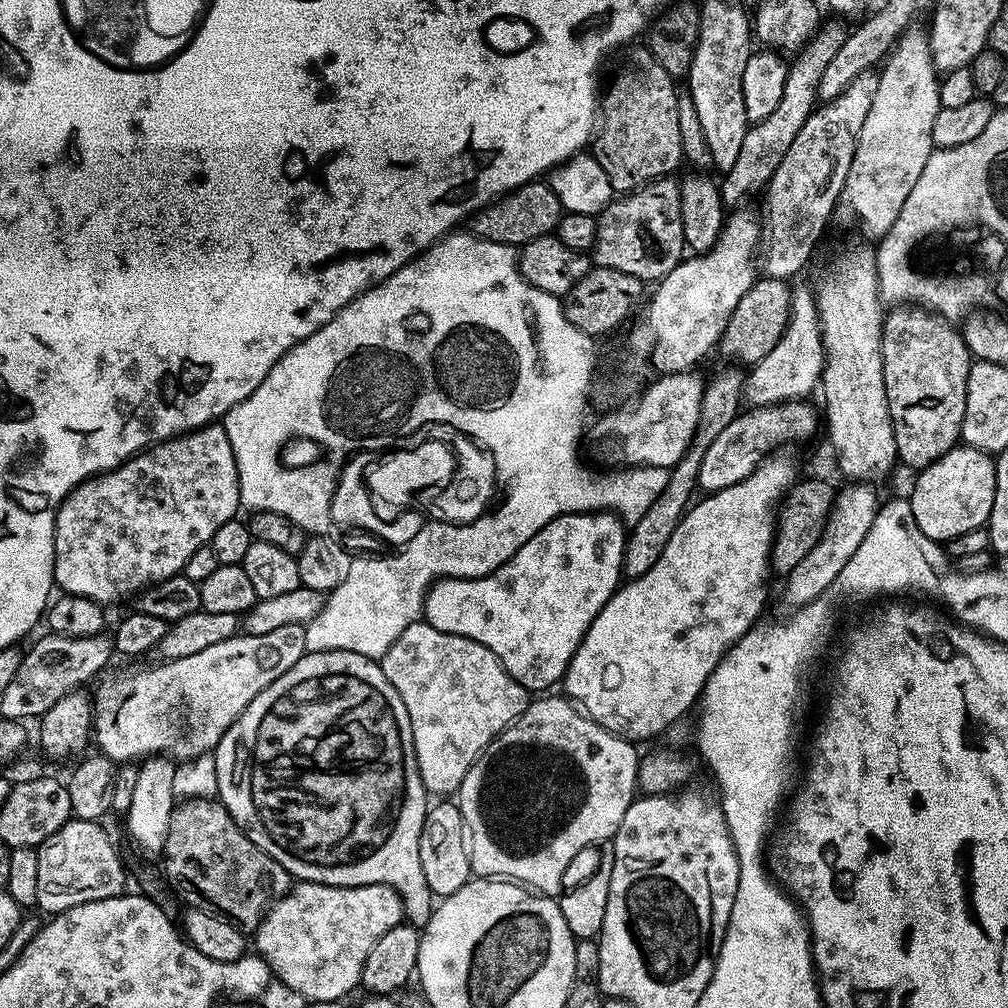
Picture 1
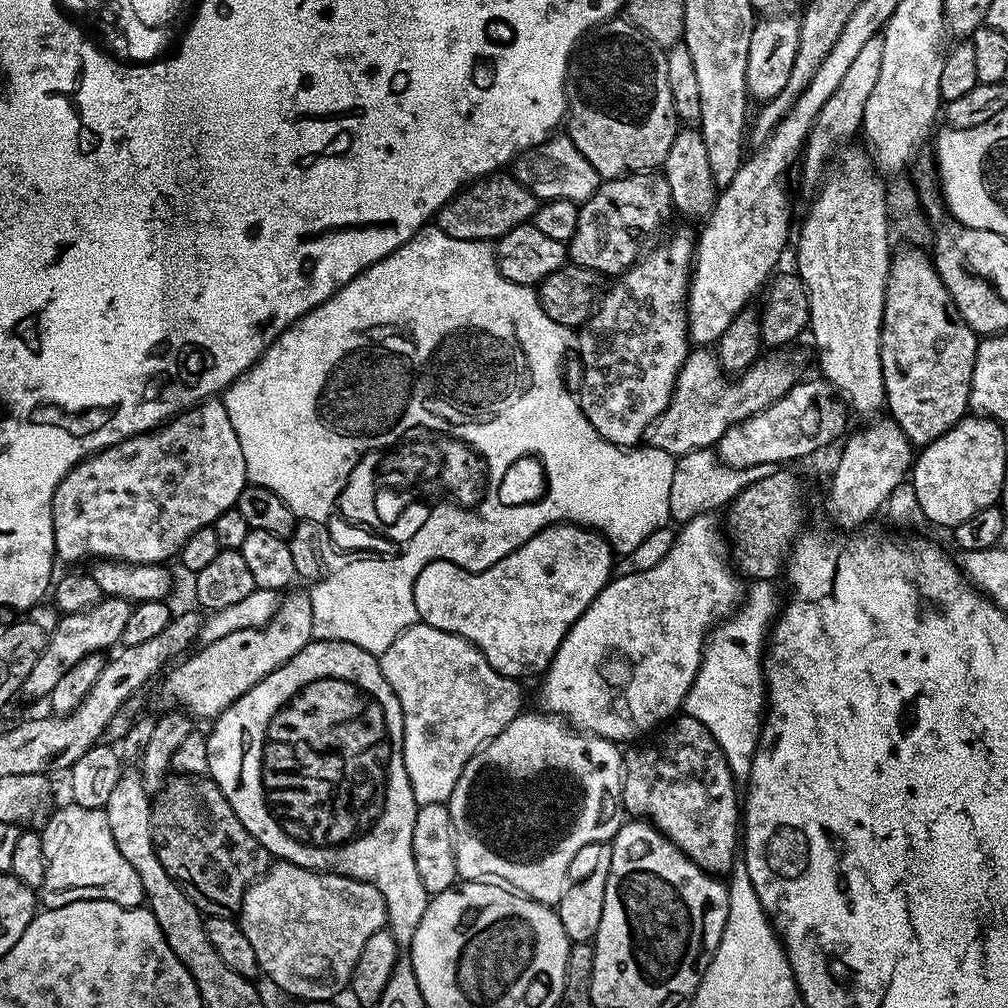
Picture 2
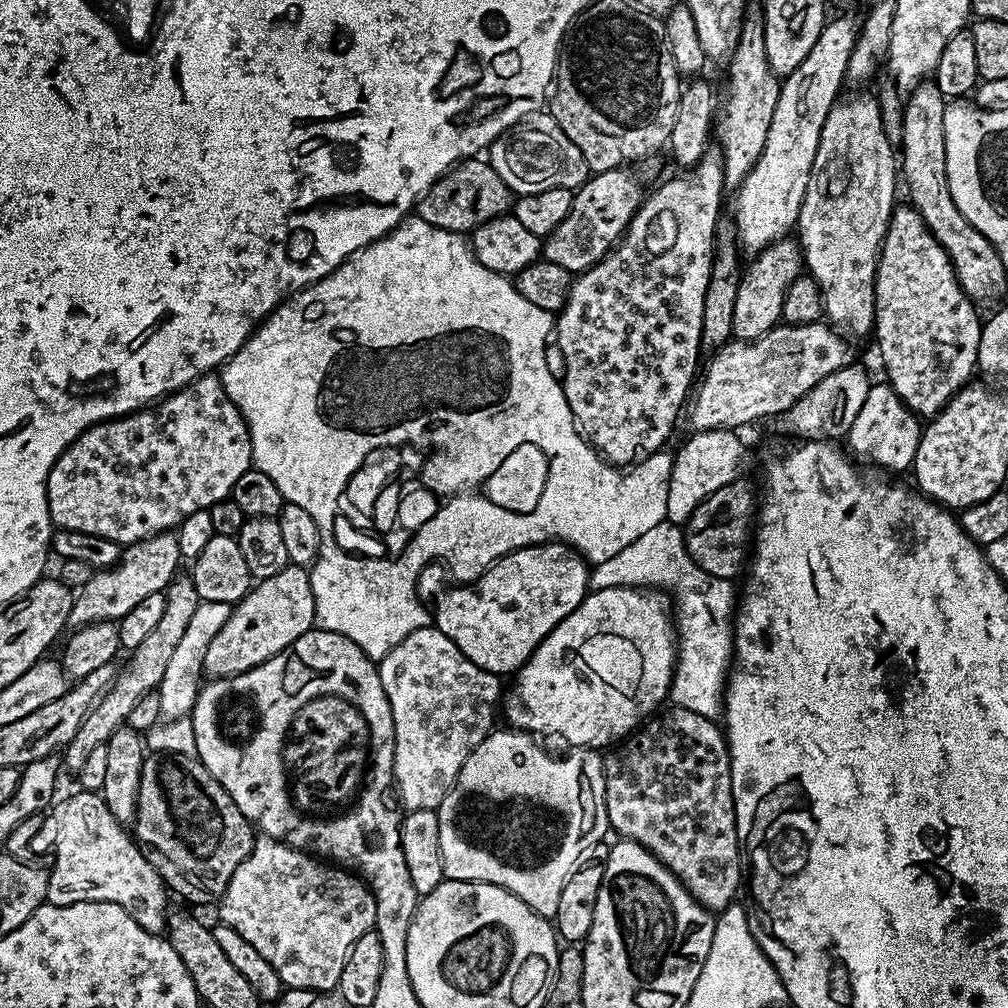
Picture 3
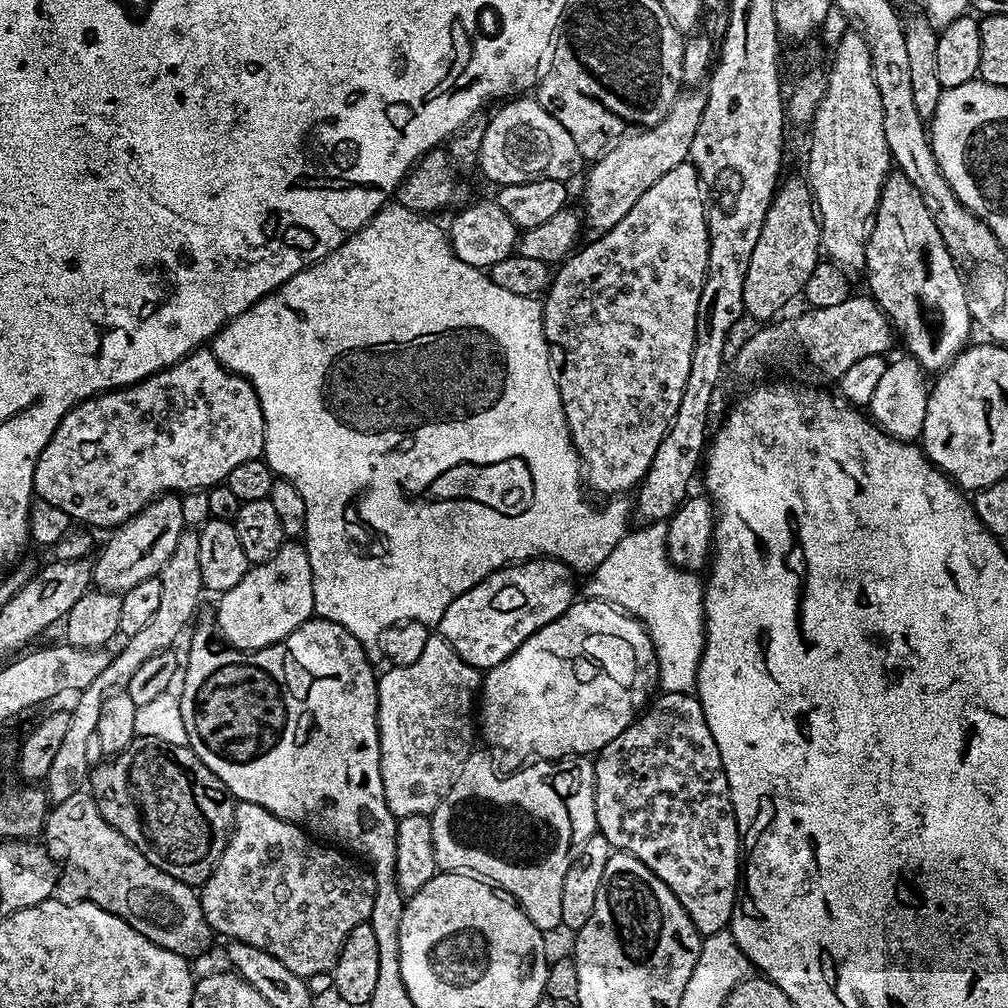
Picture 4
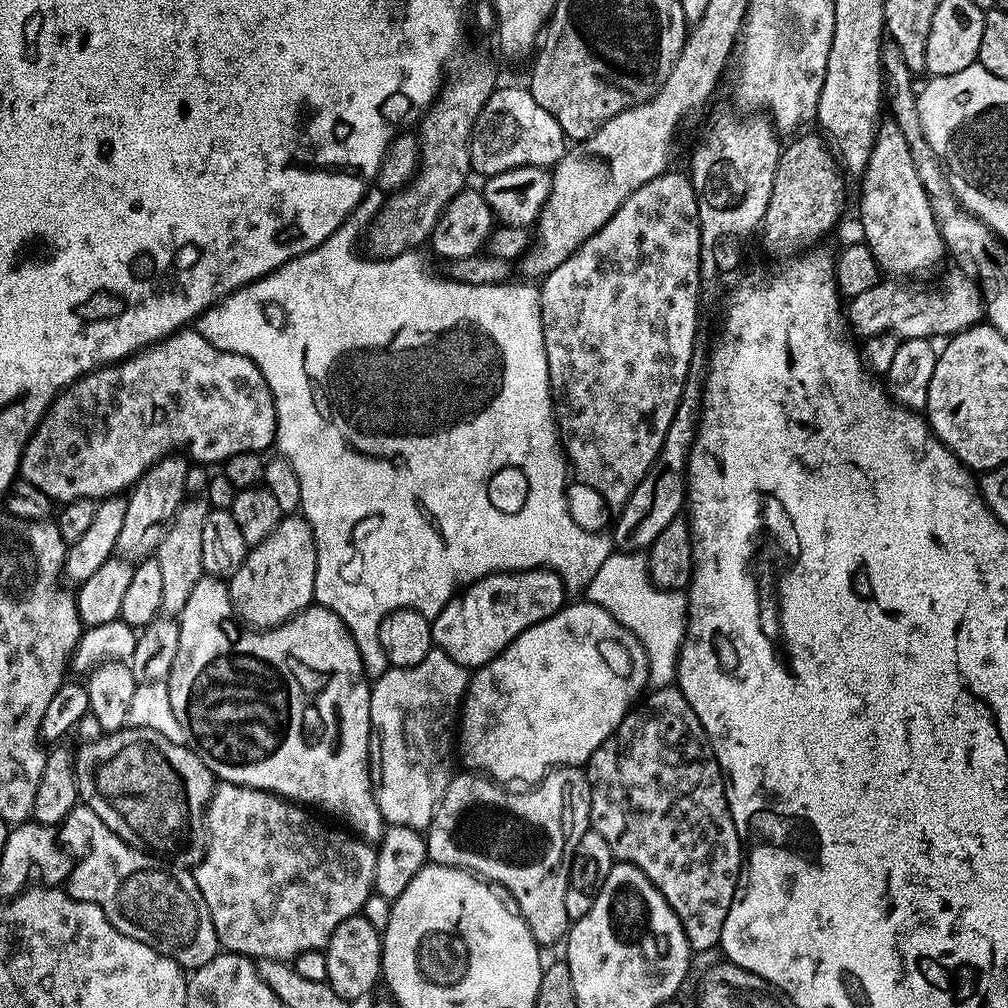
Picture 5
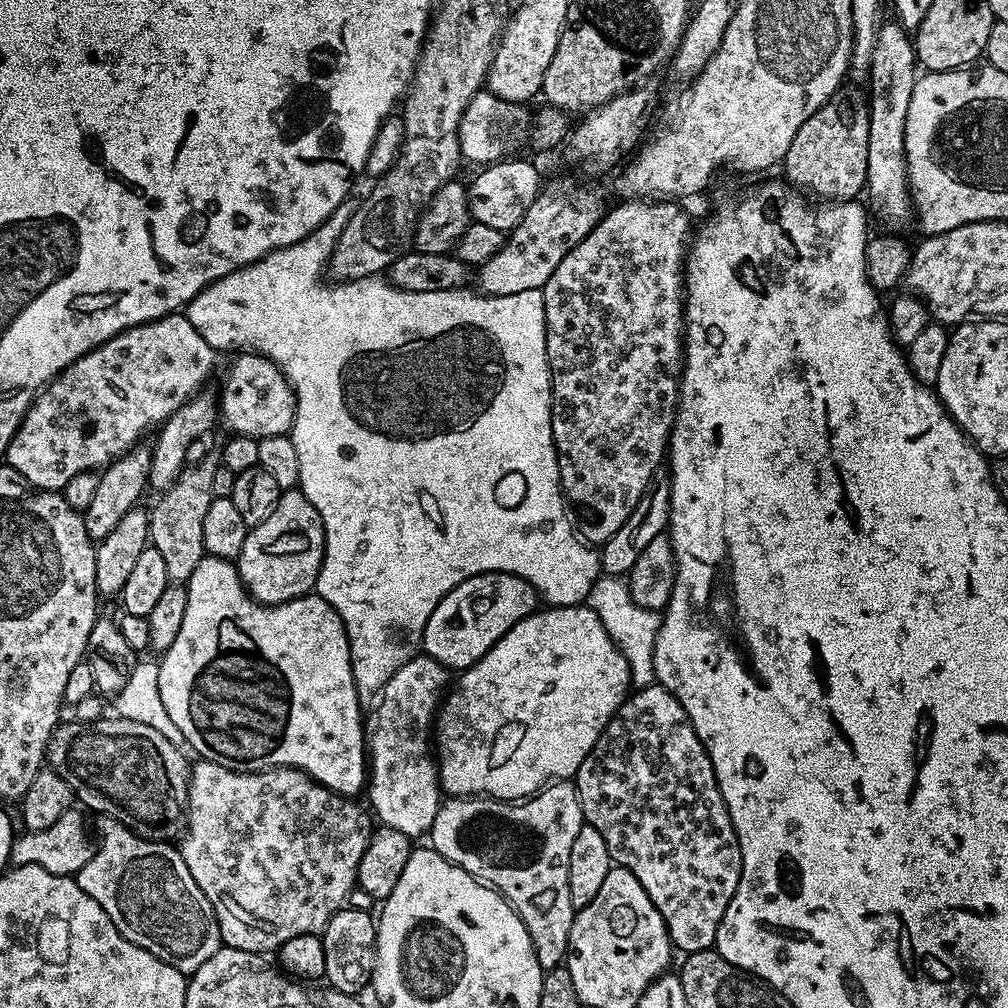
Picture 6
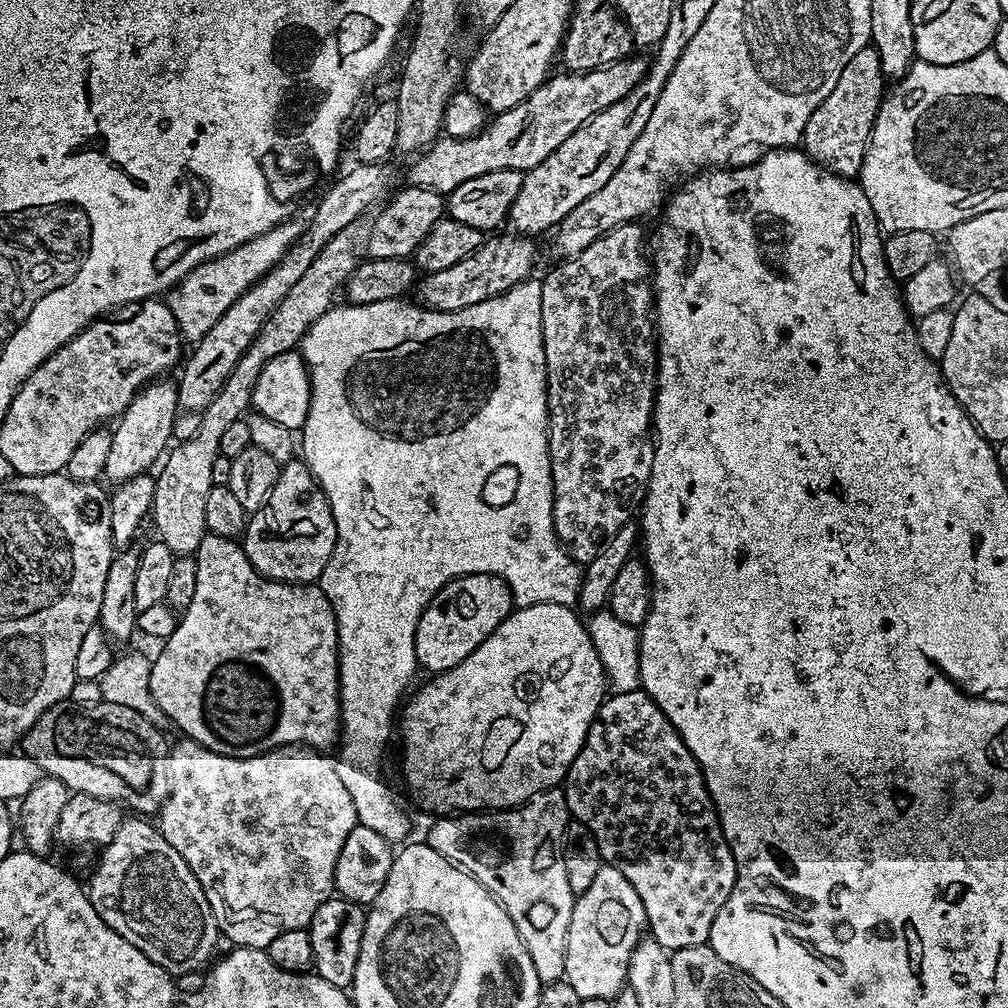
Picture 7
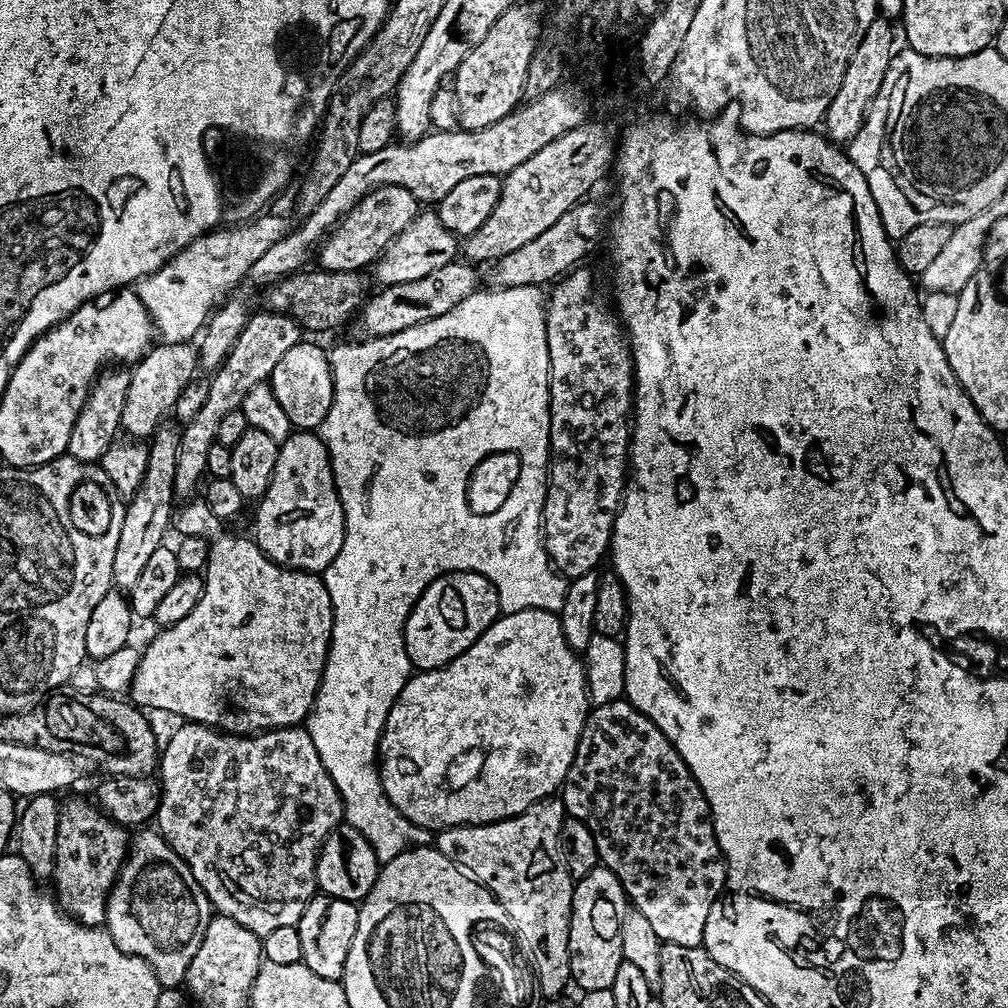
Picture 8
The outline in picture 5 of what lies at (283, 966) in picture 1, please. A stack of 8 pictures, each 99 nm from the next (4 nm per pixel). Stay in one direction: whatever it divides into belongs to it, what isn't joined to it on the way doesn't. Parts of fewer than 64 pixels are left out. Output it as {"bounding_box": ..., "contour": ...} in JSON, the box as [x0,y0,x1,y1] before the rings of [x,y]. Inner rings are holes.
{"bounding_box":[194,782,376,961],"contour":[[[227,782],[217,783],[212,790],[212,797],[208,803],[206,813],[206,827],[208,830],[208,846],[204,849],[204,856],[194,869],[194,875],[198,882],[198,890],[202,890],[202,898],[210,910],[210,918],[214,922],[216,937],[220,940],[221,949],[236,952],[239,956],[247,956],[261,960],[295,961],[297,956],[308,951],[321,951],[327,948],[330,942],[330,934],[334,934],[338,922],[346,922],[346,918],[363,913],[364,903],[368,895],[373,895],[374,889],[374,862],[376,861],[376,849],[369,841],[360,839],[351,831],[339,832],[336,828],[327,828],[320,820],[308,816],[309,809],[291,800],[285,800],[283,796],[275,796],[261,788],[251,788],[241,784]]]}

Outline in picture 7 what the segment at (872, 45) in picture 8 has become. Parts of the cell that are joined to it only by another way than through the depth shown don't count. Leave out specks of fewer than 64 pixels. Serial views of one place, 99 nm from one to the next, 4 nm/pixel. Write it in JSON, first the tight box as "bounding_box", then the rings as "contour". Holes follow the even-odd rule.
{"bounding_box":[802,46,886,177],"contour":[[[869,46],[858,50],[858,54],[846,62],[834,90],[826,94],[804,127],[802,148],[815,164],[821,164],[830,172],[837,172],[839,176],[859,177],[868,149],[868,139],[872,136],[880,103],[886,95],[884,84],[886,77],[882,74],[882,62],[876,48]]]}

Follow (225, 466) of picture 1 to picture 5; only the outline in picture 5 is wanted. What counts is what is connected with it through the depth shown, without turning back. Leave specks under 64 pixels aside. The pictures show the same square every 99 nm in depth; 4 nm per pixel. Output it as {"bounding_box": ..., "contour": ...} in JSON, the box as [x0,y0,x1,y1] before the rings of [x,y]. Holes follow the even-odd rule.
{"bounding_box":[19,330,276,502],"contour":[[[181,330],[175,332],[173,336],[166,337],[165,340],[151,344],[149,348],[142,348],[140,351],[132,353],[117,364],[105,364],[102,368],[88,372],[56,395],[56,399],[46,410],[44,417],[40,419],[40,424],[34,430],[34,434],[26,442],[24,453],[20,459],[19,475],[23,479],[34,482],[34,486],[38,486],[38,490],[42,490],[42,494],[46,494],[54,502],[70,500],[95,500],[99,502],[110,496],[127,493],[132,485],[137,484],[143,478],[145,472],[149,472],[159,460],[163,460],[173,450],[188,448],[189,453],[187,452],[187,455],[195,463],[205,466],[213,466],[212,464],[220,466],[239,452],[267,453],[267,448],[271,449],[275,442],[276,399],[270,394],[270,386],[266,382],[266,378],[262,378],[262,370],[258,370],[258,366],[248,356],[230,354],[210,346],[210,342],[206,342],[206,338],[202,338],[202,334],[198,331]]]}

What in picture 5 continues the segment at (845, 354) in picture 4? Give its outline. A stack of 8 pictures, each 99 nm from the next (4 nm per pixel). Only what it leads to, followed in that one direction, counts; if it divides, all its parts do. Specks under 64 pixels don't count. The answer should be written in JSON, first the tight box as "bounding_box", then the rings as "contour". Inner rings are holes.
{"bounding_box":[846,270,986,340],"contour":[[[963,270],[948,272],[940,288],[919,288],[916,282],[897,282],[892,278],[881,279],[862,294],[851,297],[846,304],[846,324],[860,338],[892,332],[901,340],[936,336],[951,338],[981,323],[986,316],[986,301],[977,281]]]}

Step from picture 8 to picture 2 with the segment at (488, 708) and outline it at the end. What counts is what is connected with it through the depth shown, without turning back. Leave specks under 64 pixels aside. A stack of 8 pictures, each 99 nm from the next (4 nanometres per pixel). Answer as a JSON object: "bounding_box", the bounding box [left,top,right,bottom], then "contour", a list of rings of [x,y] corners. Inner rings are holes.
{"bounding_box":[540,514,742,742],"contour":[[[712,514],[694,517],[692,521],[685,523],[679,529],[681,532],[675,533],[672,546],[662,558],[662,562],[649,568],[625,571],[625,576],[617,575],[609,580],[607,586],[598,594],[598,598],[594,598],[594,602],[590,602],[587,610],[580,615],[578,622],[574,622],[574,626],[570,626],[566,638],[562,638],[562,646],[558,646],[547,672],[543,673],[544,685],[540,688],[540,700],[544,703],[542,708],[545,713],[563,718],[573,729],[584,734],[600,736],[603,740],[613,742],[621,742],[620,740],[636,742],[647,737],[653,730],[659,729],[661,725],[673,719],[683,709],[686,694],[700,669],[700,659],[704,656],[704,645],[710,629],[717,623],[718,618],[731,616],[742,600],[742,584],[740,588],[742,580],[730,567],[730,548],[722,535],[721,525],[720,528],[716,525],[715,518],[716,516]]]}

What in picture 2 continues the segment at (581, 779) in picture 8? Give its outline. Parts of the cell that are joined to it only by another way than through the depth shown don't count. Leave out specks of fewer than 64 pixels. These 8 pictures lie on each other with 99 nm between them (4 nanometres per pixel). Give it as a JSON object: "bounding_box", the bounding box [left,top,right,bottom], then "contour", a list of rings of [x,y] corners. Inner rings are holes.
{"bounding_box":[620,714,742,873],"contour":[[[680,714],[629,748],[632,749],[623,753],[624,767],[620,786],[623,811],[629,817],[643,818],[649,824],[653,824],[665,838],[674,842],[674,846],[678,846],[678,850],[682,850],[682,854],[689,856],[704,872],[731,873],[738,856],[742,810],[738,805],[738,792],[736,796],[737,781],[718,742],[714,742],[710,730],[706,730],[706,726],[702,726],[702,722],[698,722],[694,717]]]}

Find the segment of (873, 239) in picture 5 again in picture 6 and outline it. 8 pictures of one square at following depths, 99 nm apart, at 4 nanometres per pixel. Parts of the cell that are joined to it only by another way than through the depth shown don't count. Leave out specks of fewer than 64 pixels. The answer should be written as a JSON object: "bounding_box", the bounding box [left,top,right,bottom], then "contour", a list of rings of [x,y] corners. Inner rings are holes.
{"bounding_box":[866,22,918,230],"contour":[[[899,22],[881,23],[876,32],[874,54],[866,73],[868,84],[868,117],[870,118],[870,146],[868,147],[868,183],[866,185],[867,203],[871,211],[885,224],[888,230],[904,230],[914,220],[914,205],[908,186],[908,163],[904,153],[904,135],[906,134],[906,110],[910,110],[910,94],[914,94],[914,86],[918,79],[918,61],[916,45],[909,29],[903,28]]]}

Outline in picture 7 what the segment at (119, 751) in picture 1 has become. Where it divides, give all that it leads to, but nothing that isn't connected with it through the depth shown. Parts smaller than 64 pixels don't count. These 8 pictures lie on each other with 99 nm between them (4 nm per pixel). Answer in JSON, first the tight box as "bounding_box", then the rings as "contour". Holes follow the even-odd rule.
{"bounding_box":[242,458,336,584],"contour":[[[294,458],[281,467],[278,482],[274,482],[274,490],[267,504],[251,513],[242,537],[244,553],[250,558],[254,570],[261,572],[267,580],[281,580],[284,584],[315,584],[319,581],[322,570],[326,570],[326,562],[330,562],[330,554],[334,554],[335,545],[336,523],[330,502],[312,477],[308,465],[303,459]]]}

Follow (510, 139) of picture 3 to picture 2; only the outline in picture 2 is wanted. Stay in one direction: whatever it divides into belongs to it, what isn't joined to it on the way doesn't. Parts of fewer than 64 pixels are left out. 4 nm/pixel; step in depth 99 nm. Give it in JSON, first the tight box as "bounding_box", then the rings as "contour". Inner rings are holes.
{"bounding_box":[514,134,602,202],"contour":[[[556,134],[537,144],[531,150],[524,150],[515,157],[514,175],[522,186],[526,186],[534,193],[537,201],[545,200],[575,200],[583,202],[590,199],[594,190],[602,182],[602,178],[586,162],[586,158],[574,146],[574,142],[566,134]],[[528,151],[528,152],[527,152]]]}

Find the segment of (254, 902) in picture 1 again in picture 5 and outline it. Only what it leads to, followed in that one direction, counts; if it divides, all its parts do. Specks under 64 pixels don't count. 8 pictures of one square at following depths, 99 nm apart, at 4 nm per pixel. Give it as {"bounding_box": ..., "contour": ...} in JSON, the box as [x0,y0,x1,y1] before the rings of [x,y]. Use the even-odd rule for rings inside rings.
{"bounding_box":[74,726,218,870],"contour":[[[125,726],[117,732],[103,733],[96,741],[81,743],[75,749],[74,759],[76,761],[76,785],[80,795],[79,803],[81,805],[85,804],[88,807],[87,811],[91,815],[97,816],[113,834],[125,840],[131,848],[138,848],[141,852],[155,854],[157,857],[163,858],[165,861],[171,862],[173,865],[185,870],[195,869],[196,865],[200,863],[200,859],[204,856],[204,849],[208,846],[206,813],[208,803],[212,797],[212,790],[218,783],[216,777],[212,775],[212,771],[202,762],[202,758],[198,758],[198,754],[194,754],[187,744],[170,742],[170,738],[162,738],[162,734],[158,734],[154,730]]]}

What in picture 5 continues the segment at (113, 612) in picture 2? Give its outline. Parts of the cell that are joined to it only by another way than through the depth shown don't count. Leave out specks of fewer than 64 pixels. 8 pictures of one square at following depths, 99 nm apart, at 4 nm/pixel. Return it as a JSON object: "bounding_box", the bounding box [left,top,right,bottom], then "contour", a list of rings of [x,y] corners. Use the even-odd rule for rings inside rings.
{"bounding_box":[115,454,189,562],"contour":[[[169,454],[149,472],[145,472],[137,484],[132,485],[126,496],[126,518],[123,519],[122,532],[118,535],[115,549],[117,557],[139,562],[155,553],[160,539],[164,537],[165,525],[186,499],[186,470],[189,466],[189,461],[183,455]]]}

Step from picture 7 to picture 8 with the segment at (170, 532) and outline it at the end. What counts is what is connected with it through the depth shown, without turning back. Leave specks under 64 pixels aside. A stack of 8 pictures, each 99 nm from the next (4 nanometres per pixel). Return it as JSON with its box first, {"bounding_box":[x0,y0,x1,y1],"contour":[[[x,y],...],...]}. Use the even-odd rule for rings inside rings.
{"bounding_box":[173,310,302,498],"contour":[[[263,310],[253,311],[249,315],[242,334],[238,334],[238,342],[230,350],[230,354],[215,372],[211,373],[207,381],[209,394],[198,414],[192,421],[185,423],[179,429],[180,445],[178,446],[178,464],[174,469],[173,493],[180,498],[188,498],[192,492],[201,487],[205,479],[208,467],[206,466],[206,454],[210,454],[210,446],[216,443],[218,426],[222,422],[222,414],[230,414],[240,406],[242,398],[254,390],[254,386],[265,383],[271,377],[274,366],[290,350],[290,346],[300,343],[302,339],[301,325],[293,316],[285,316],[282,312]]]}

